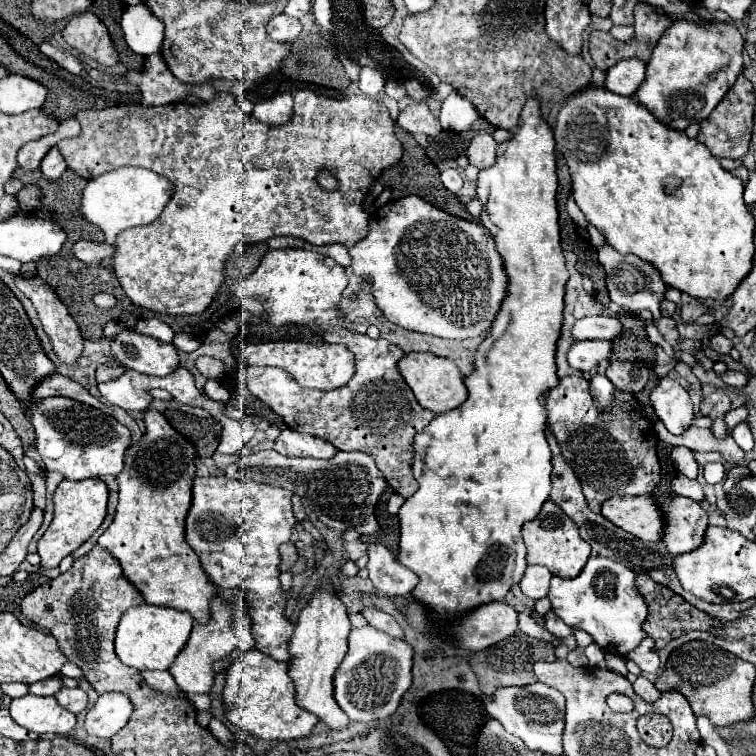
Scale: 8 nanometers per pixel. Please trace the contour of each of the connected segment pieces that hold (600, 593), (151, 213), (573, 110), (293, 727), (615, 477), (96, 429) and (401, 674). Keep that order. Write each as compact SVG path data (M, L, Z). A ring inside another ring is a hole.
M593 556L573 580L563 580L559 576L551 578L549 600L553 612L571 628L581 628L593 636L593 640L613 654L625 656L635 650L647 636L643 622L647 618L647 604L635 586L635 572L609 558Z
M117 168L87 182L81 196L81 214L105 234L105 242L113 244L115 236L133 226L145 226L161 214L175 192L175 186L157 172L147 168Z
M593 86L587 88L587 90L581 90L579 96L569 98L565 108L559 112L557 126L555 126L555 140L557 140L557 150L565 156L567 166L571 170L573 198L575 198L577 206L581 208L585 218L605 236L609 246L613 246L619 254L635 254L641 260L649 262L661 274L661 278L663 278L663 282L667 286L677 288L679 292L687 292L693 298L699 298L699 300L707 300L707 298L709 300L727 300L733 294L733 290L737 290L741 280L753 268L755 218L753 218L753 214L749 212L749 208L743 202L743 182L741 182L741 178L737 178L737 176L729 174L727 170L723 170L721 164L717 162L717 158L713 158L713 154L709 154L709 150L705 150L705 146L701 146L701 142L691 140L681 130L673 130L673 128L663 126L637 100L625 98L625 96L619 96L619 94L611 94L609 90L593 88Z
M259 650L241 653L228 667L225 678L225 718L243 733L253 734L261 740L295 740L307 736L319 722L307 710L295 704L295 684L287 674L287 662L277 662Z
M577 374L561 378L559 384L549 390L545 408L547 422L561 446L563 458L577 474L587 506L593 512L599 512L601 504L613 492L623 496L641 496L651 494L655 484L659 484L661 466L655 452L657 440L651 430L653 424L639 412L601 412L589 394L587 380Z
M39 398L33 402L21 402L25 414L31 418L31 424L35 428L35 446L37 452L43 458L43 464L47 470L61 472L67 480L83 480L83 478L101 478L105 474L119 474L123 470L123 454L131 444L131 434L127 426L117 422L113 416L87 406L83 402L71 400L71 398Z
M369 624L353 628L349 634L349 652L335 674L335 700L351 720L373 722L389 718L411 686L411 668L413 648L405 640L393 638Z

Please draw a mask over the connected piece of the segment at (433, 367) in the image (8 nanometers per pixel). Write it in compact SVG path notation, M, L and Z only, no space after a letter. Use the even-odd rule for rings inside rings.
M429 352L405 354L399 360L399 370L401 370L405 382L409 384L409 388L413 390L417 402L425 410L431 410L433 414L449 412L449 410L461 406L467 400L467 388L465 388L465 382L463 382L463 374L447 358L441 358L441 356L435 356L435 354L429 354Z

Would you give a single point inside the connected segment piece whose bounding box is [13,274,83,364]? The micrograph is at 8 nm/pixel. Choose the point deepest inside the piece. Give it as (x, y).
(66, 338)

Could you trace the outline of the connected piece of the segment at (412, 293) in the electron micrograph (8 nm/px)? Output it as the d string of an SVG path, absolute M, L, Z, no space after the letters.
M419 196L383 204L369 218L369 234L351 250L353 272L371 276L371 292L385 318L439 338L477 338L489 330L507 294L501 254L483 224L455 218Z

